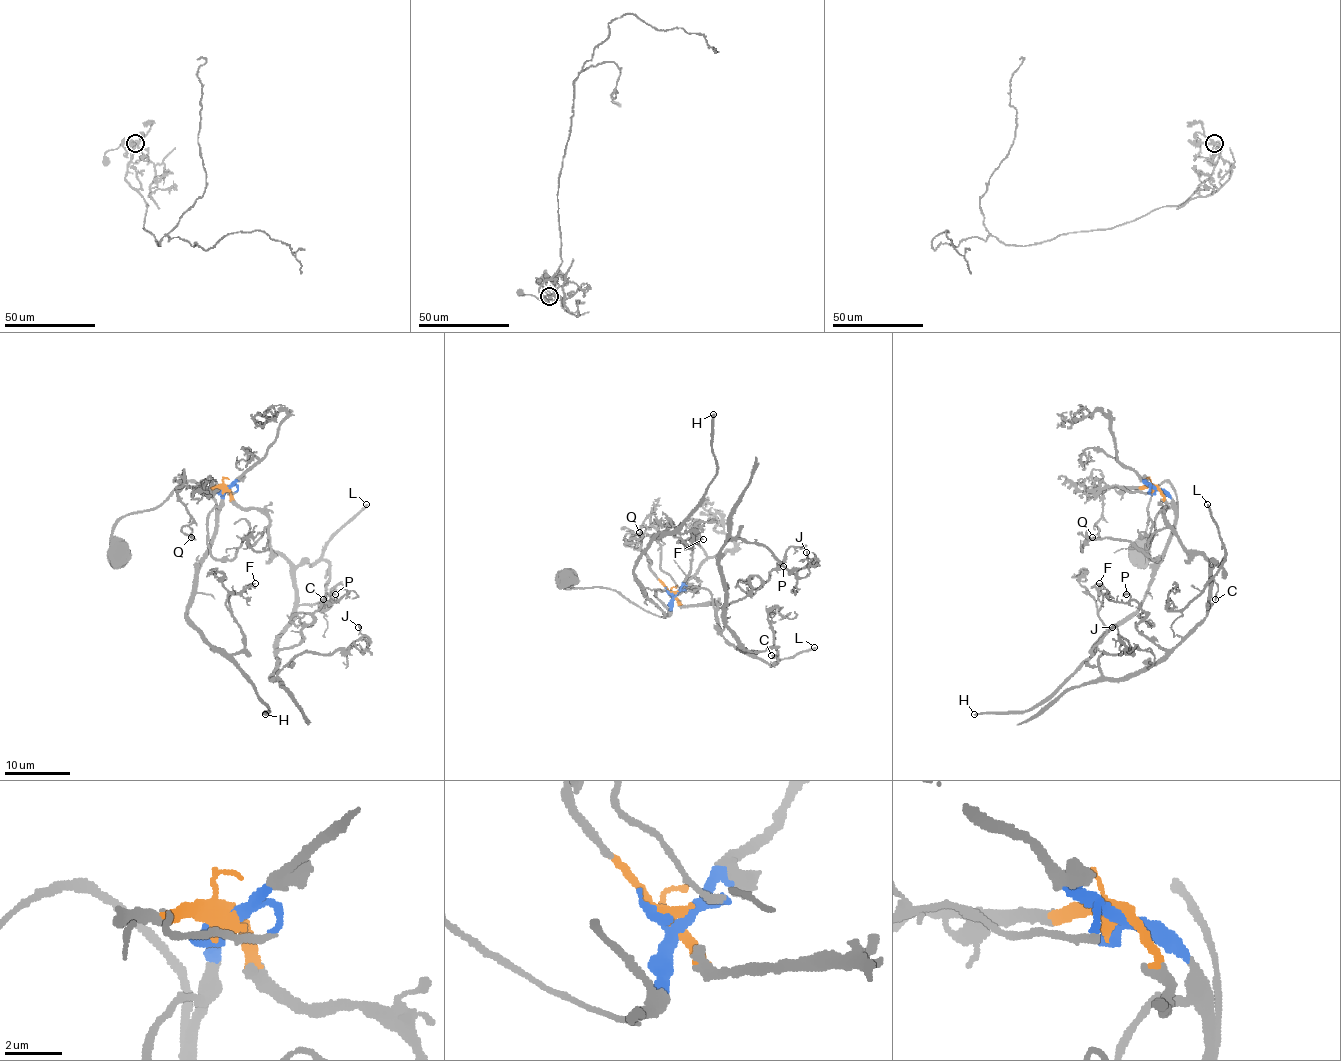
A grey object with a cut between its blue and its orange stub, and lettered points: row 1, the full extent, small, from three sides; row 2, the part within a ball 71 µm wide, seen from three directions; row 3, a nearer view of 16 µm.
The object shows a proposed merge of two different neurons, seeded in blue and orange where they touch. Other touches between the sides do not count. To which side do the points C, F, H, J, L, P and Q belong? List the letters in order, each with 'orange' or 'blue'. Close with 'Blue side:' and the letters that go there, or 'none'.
C: orange
F: blue
H: blue
J: orange
L: orange
P: orange
Q: orange
Blue side: F, H

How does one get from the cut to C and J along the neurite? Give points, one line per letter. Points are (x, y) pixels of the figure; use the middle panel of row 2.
C: (672, 594), (683, 605), (716, 605), (719, 628), (725, 638), (743, 652), (772, 664), (777, 654), (771, 656)
J: (672, 594), (717, 607), (743, 649), (719, 550), (763, 543), (797, 571), (807, 552)

